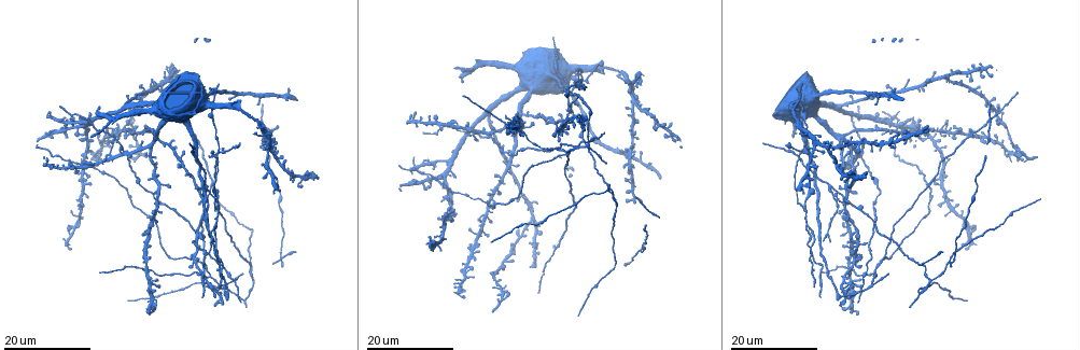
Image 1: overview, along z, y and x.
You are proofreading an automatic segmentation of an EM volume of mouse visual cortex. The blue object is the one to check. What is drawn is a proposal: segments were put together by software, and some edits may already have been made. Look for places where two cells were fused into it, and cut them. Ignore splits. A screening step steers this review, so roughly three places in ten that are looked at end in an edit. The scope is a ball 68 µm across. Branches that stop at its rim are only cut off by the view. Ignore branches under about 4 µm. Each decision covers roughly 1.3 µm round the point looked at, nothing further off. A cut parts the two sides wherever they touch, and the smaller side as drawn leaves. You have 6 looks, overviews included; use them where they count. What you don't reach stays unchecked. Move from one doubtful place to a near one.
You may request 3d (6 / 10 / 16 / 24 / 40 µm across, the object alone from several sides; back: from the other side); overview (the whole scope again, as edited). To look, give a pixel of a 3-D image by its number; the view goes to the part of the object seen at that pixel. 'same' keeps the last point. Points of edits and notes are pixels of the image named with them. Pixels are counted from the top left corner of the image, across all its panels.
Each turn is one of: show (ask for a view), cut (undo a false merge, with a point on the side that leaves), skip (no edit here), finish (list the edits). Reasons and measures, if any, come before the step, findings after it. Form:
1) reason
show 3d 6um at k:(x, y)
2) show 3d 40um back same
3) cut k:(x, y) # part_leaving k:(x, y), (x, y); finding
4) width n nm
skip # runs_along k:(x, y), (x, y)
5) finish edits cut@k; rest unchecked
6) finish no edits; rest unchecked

branch point
show 3d 16um at 1:(576, 81)

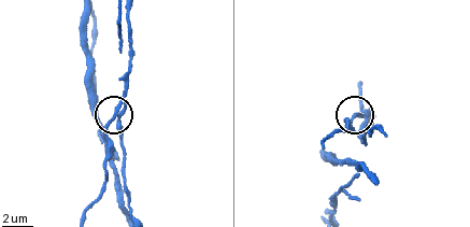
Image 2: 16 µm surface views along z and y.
show 3d 10um at 2:(121, 107)

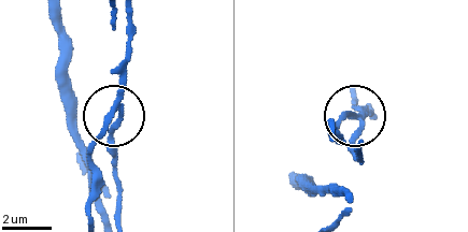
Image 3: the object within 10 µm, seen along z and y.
width 200 nm
cut 3:(123, 67) # part_leaving 3:(118, 103), (130, 13); two cells meet here

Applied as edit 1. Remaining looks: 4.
see it whole again
show overview

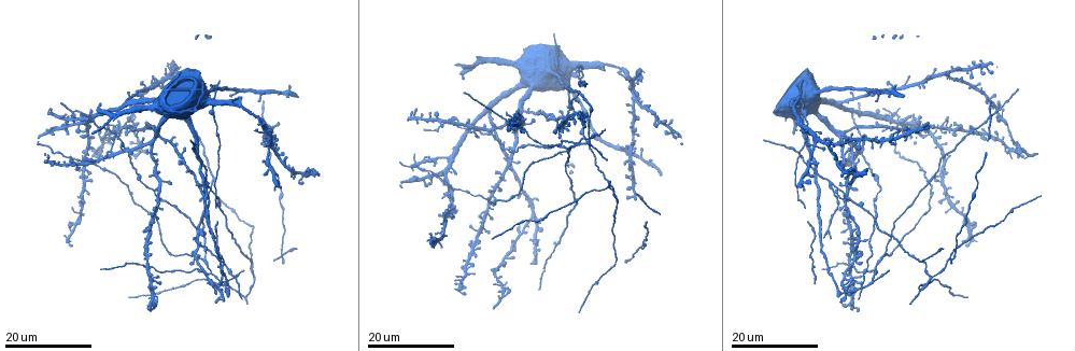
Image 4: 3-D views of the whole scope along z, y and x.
show 3d 16um at 4:(145, 266)

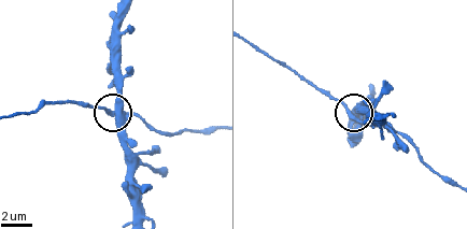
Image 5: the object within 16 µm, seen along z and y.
show 3d 10um at 5:(357, 119)

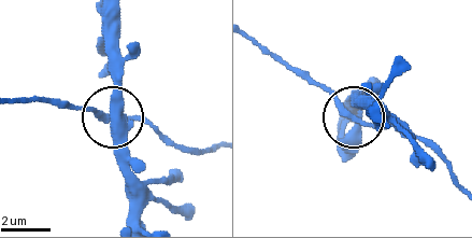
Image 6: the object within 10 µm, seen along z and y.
skip # all the same cell

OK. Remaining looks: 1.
finish edits cut@3; rest unchecked

